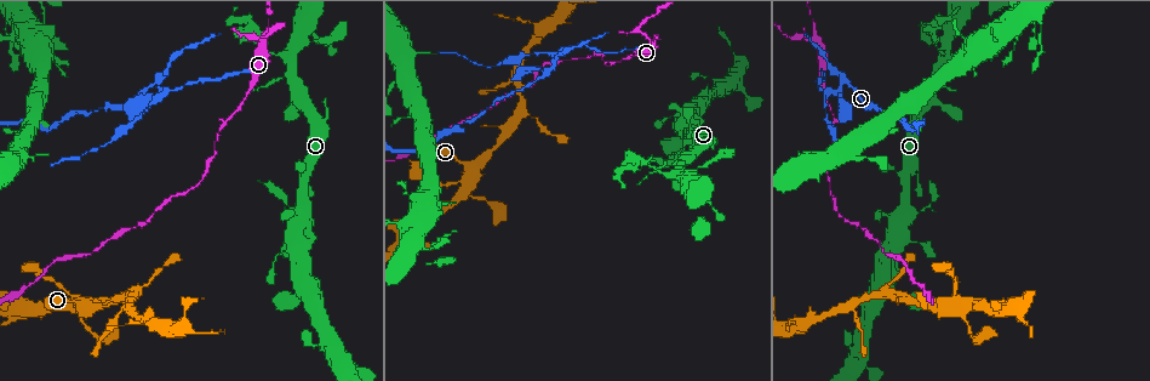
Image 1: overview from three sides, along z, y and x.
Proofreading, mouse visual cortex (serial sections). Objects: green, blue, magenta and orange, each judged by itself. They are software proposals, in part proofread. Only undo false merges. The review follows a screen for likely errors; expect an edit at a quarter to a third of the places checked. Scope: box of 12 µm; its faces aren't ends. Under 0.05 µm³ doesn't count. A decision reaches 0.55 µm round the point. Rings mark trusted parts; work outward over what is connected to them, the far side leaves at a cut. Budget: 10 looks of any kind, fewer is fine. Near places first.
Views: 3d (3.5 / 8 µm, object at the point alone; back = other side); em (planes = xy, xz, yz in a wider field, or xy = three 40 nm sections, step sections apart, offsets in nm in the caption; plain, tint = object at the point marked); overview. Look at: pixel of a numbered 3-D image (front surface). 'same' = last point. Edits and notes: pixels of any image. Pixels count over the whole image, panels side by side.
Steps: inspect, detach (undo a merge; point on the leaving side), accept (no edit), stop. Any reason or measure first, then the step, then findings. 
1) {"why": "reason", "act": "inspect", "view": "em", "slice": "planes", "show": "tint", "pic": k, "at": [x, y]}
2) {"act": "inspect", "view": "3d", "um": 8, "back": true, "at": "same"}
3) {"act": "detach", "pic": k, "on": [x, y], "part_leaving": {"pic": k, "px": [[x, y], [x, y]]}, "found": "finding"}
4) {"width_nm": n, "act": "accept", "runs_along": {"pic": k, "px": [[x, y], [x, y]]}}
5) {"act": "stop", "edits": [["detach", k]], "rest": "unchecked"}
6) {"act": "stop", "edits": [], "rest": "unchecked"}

{"why": "sudden change in width", "act": "inspect", "view": "em", "slice": "xy", "step": 2, "show": "tint", "pic": 1, "at": [842, 87]}

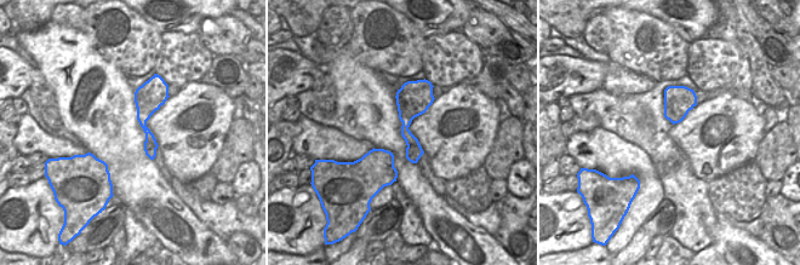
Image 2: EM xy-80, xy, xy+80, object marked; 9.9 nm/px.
{"why": "wider look", "act": "inspect", "view": "3d", "um": 3.5, "at": "same"}

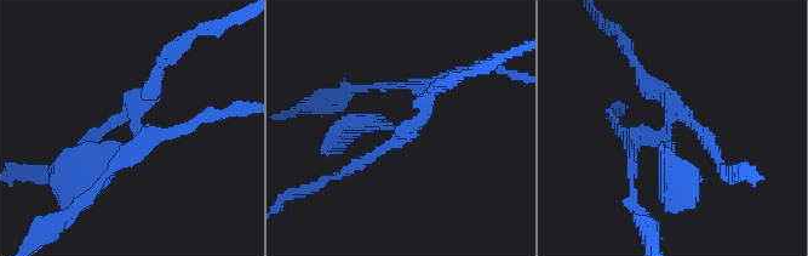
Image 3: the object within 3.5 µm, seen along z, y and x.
{"act": "detach", "pic": 3, "on": [395, 85], "part_leaving": {"pic": 3, "px": [[136, 126], [150, 137], [91, 193]]}, "found": "a second cell is stuck on"}

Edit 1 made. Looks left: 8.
{"act": "inspect", "view": "overview"}

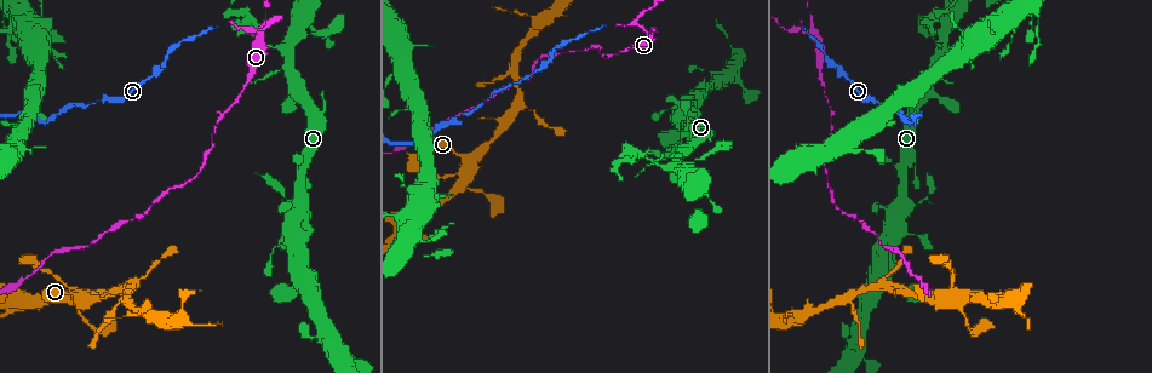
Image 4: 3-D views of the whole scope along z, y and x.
{"why": "thin arm on a thick one", "act": "inspect", "view": "3d", "um": 3.5, "back": true, "pic": 4, "at": [652, 34]}

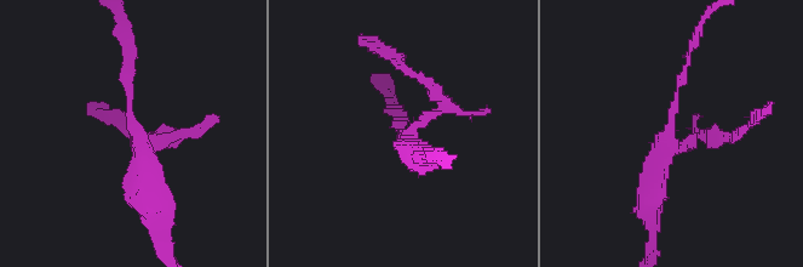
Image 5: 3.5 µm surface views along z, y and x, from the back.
{"why": "need the tissue", "act": "inspect", "view": "em", "slice": "xy", "step": 3, "show": "tint", "pic": 5, "at": [671, 125]}

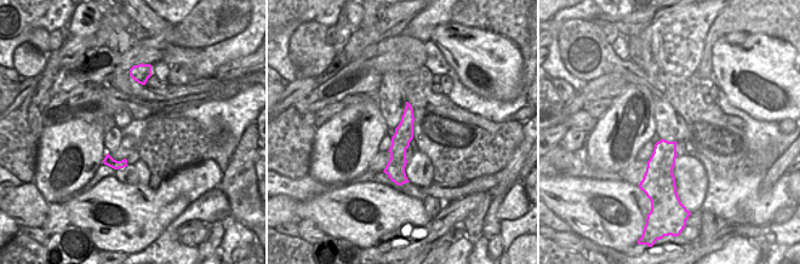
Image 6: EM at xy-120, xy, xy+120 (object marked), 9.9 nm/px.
{"arms": 3, "act": "detach", "pic": 5, "on": [720, 141], "part_leaving": {"pic": 5, "px": [[686, 147], [751, 120]]}, "found": "two cells meet here"}

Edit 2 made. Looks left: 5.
{"act": "inspect", "view": "overview"}

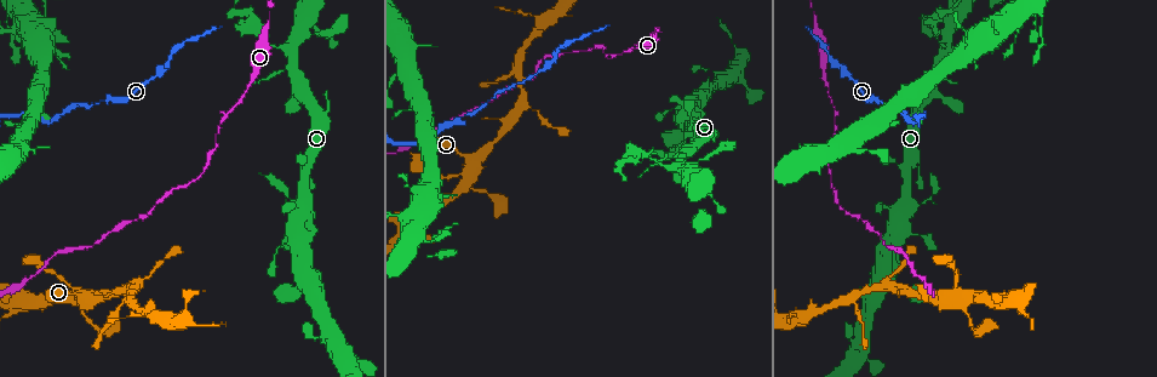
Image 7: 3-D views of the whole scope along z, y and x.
{"why": "thin neck", "act": "inspect", "view": "3d", "um": 3.5, "pic": 7, "at": [835, 107]}

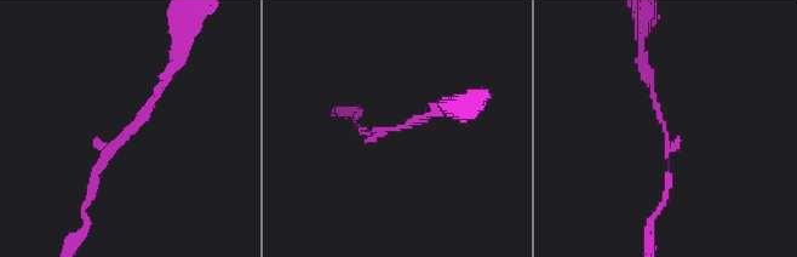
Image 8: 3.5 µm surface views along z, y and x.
{"arm_widths_nm": [100, 100], "act": "inspect", "view": "em", "slice": "xy", "step": 3, "show": "tint", "pic": 8, "at": [665, 131]}

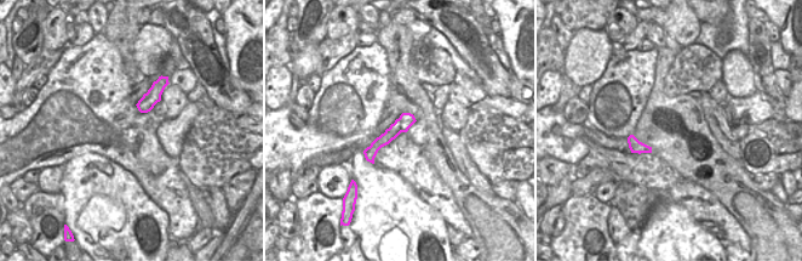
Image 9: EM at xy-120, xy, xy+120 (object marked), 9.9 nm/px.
{"why": "another direction", "act": "inspect", "view": "em", "slice": "xy", "step": 2, "show": "tint", "at": "same"}

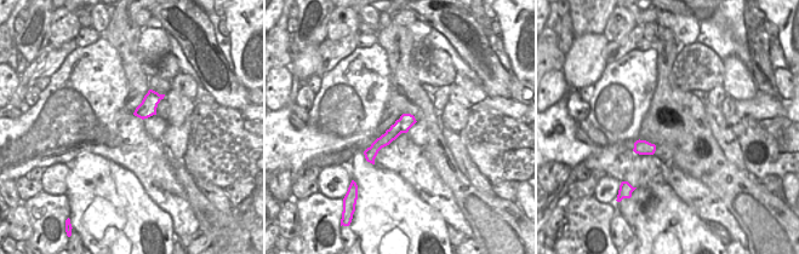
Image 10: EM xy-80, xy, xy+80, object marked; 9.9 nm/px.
{"act": "accept", "found": "continuous, no second cell"}

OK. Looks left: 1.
{"act": "stop", "edits": [["detach", 3], ["detach", 5]], "rest": "unchecked"}

